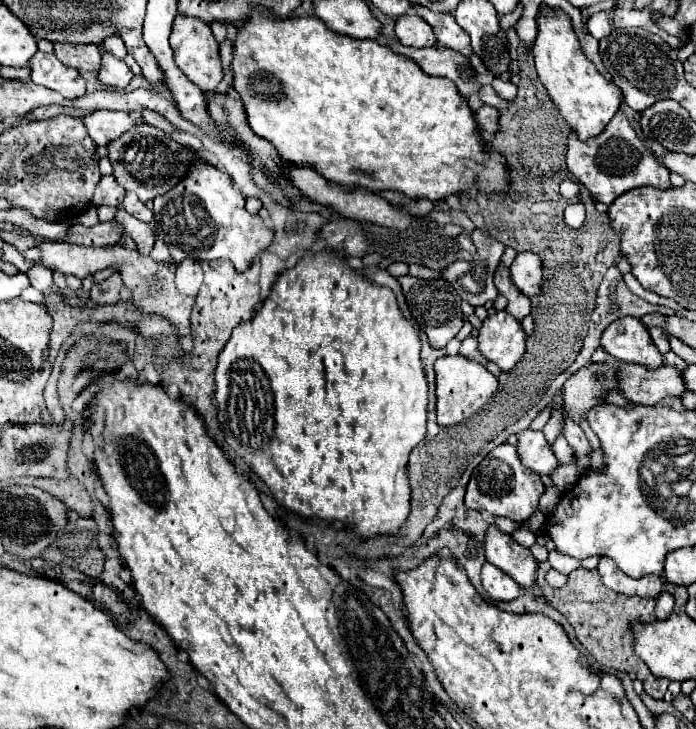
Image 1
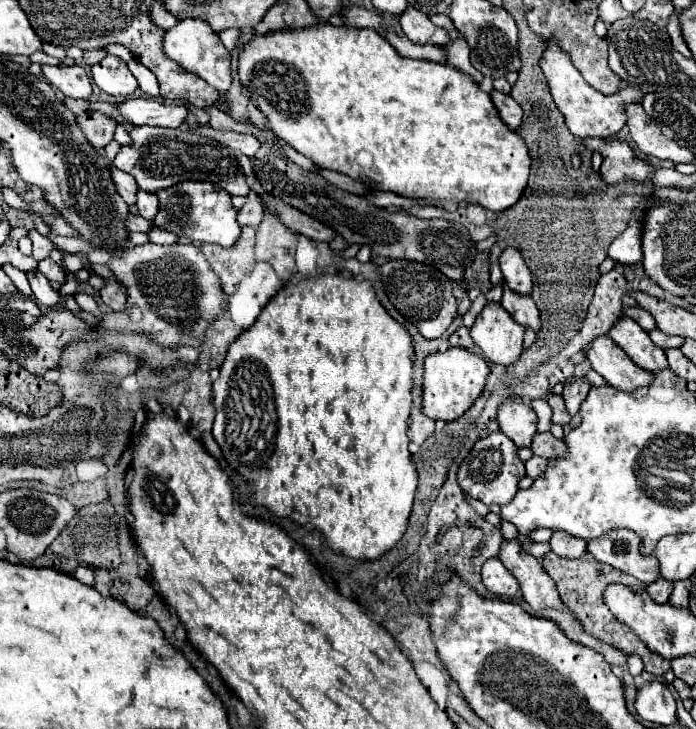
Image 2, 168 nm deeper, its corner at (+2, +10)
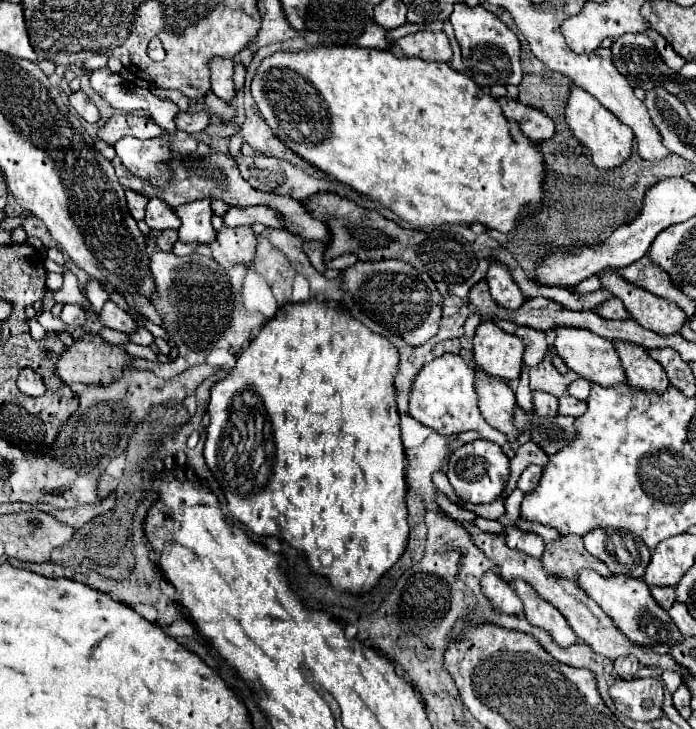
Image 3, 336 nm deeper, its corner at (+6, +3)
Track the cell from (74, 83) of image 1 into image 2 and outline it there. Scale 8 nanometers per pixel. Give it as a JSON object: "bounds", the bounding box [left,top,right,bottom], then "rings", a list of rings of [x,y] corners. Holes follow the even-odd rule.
{"bounds":[42,66,92,100],"rings":[[[42,66],[44,78],[56,86],[64,96],[76,100],[88,100],[92,96],[92,84],[82,66]]]}

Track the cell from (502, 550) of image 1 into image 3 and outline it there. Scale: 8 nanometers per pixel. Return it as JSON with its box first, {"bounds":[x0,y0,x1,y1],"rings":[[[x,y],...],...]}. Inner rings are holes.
{"bounds":[512,581,578,647],"rings":[[[512,581],[512,587],[524,603],[524,615],[528,623],[546,629],[552,639],[562,647],[568,647],[578,641],[568,621],[564,621],[564,615],[554,605],[548,605],[526,581]]]}

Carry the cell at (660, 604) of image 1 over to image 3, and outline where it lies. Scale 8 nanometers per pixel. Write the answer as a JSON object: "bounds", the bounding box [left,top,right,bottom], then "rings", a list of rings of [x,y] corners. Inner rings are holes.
{"bounds":[652,587,676,609],"rings":[[[652,587],[652,597],[656,599],[656,603],[662,607],[662,609],[670,609],[674,599],[676,599],[676,593],[674,593],[674,587]]]}

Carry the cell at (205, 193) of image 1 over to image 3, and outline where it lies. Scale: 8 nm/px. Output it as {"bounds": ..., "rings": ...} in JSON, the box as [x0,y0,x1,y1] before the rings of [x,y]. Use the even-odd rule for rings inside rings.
{"bounds":[172,199,216,243],"rings":[[[208,199],[204,201],[192,201],[178,205],[172,209],[178,219],[182,221],[180,225],[180,241],[182,243],[212,243],[216,241],[216,229],[212,225],[212,203]]]}

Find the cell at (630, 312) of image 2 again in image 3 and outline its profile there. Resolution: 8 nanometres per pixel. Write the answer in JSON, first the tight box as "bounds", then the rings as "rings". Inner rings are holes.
{"bounds":[596,299,630,319],"rings":[[[620,299],[604,301],[602,305],[596,307],[596,313],[602,315],[604,319],[630,319],[628,317],[628,311],[624,309],[624,303]]]}

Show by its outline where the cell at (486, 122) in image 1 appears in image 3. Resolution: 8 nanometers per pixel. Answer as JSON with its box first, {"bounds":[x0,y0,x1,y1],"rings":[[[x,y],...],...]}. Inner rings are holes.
{"bounds":[498,97,554,143],"rings":[[[500,97],[498,103],[502,107],[504,117],[508,117],[510,121],[516,121],[520,125],[522,133],[532,143],[538,143],[538,141],[544,141],[544,139],[552,137],[554,123],[542,111],[526,107],[526,105],[522,105],[522,103],[514,101],[514,99],[506,99],[506,97]]]}

